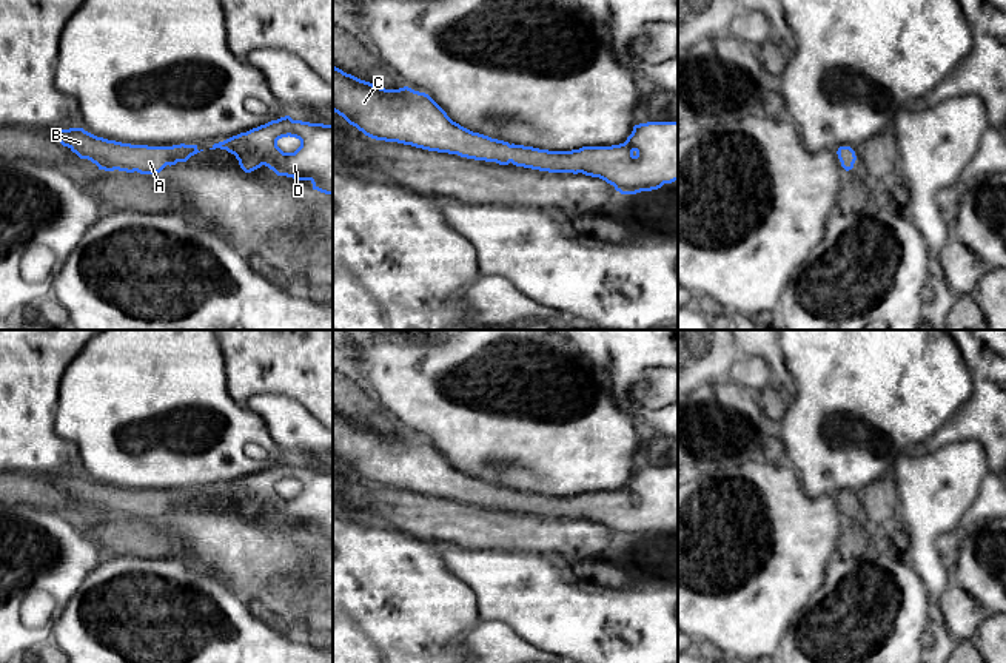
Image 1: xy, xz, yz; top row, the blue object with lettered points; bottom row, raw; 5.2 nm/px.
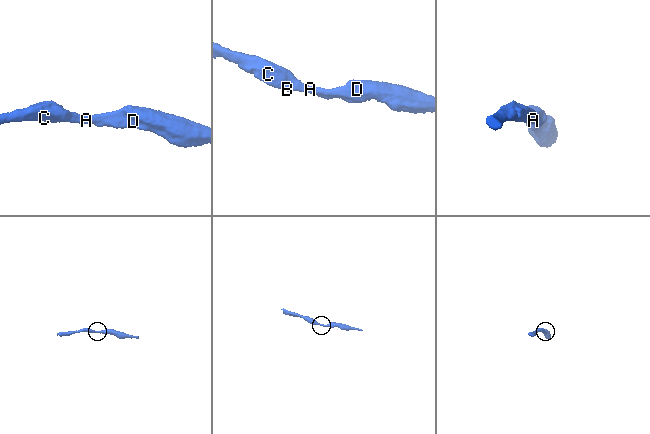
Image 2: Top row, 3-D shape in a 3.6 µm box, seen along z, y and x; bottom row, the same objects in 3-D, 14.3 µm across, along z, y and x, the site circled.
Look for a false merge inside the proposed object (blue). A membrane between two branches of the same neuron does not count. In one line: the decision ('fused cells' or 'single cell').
single cell

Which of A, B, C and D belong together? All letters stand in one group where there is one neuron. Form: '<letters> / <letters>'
A B C D

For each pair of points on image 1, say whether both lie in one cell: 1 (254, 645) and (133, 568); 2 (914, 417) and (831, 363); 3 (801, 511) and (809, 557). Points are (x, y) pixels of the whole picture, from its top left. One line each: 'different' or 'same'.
1: same
2: same
3: same

